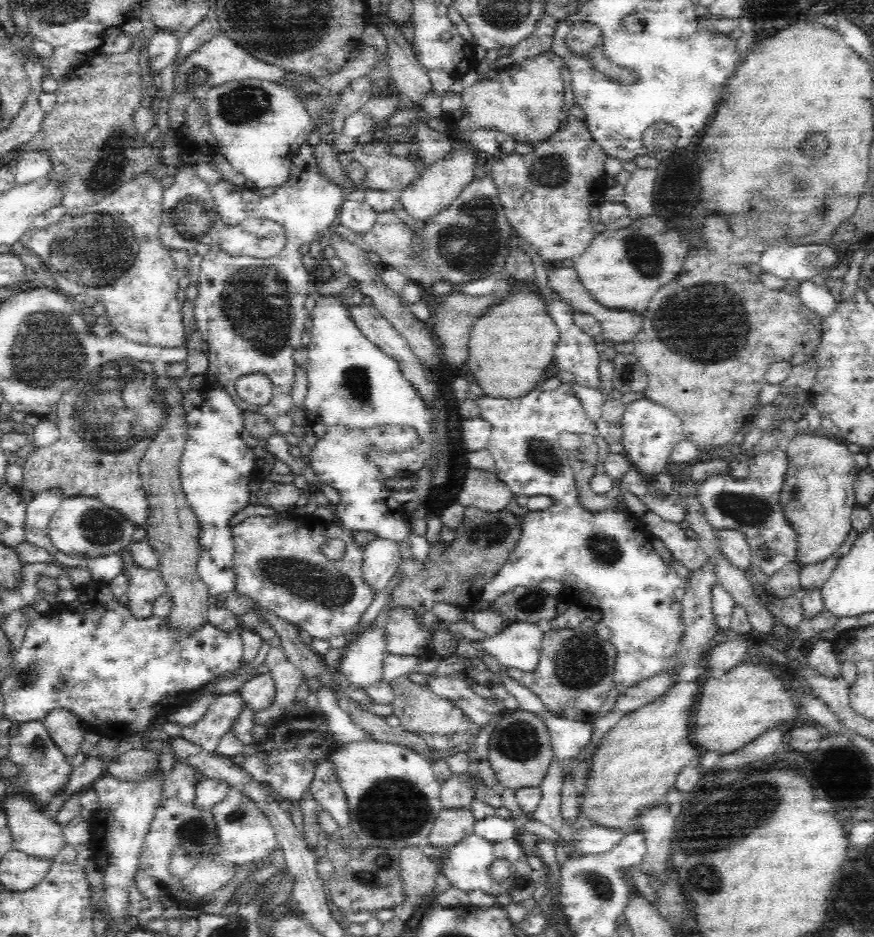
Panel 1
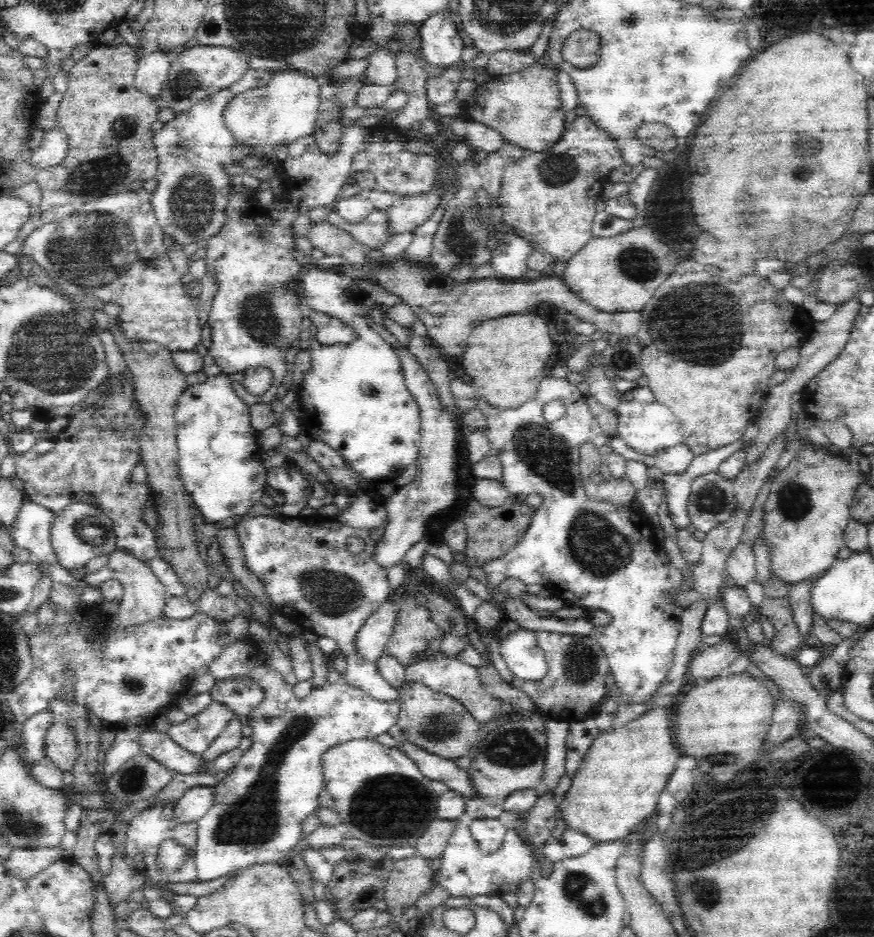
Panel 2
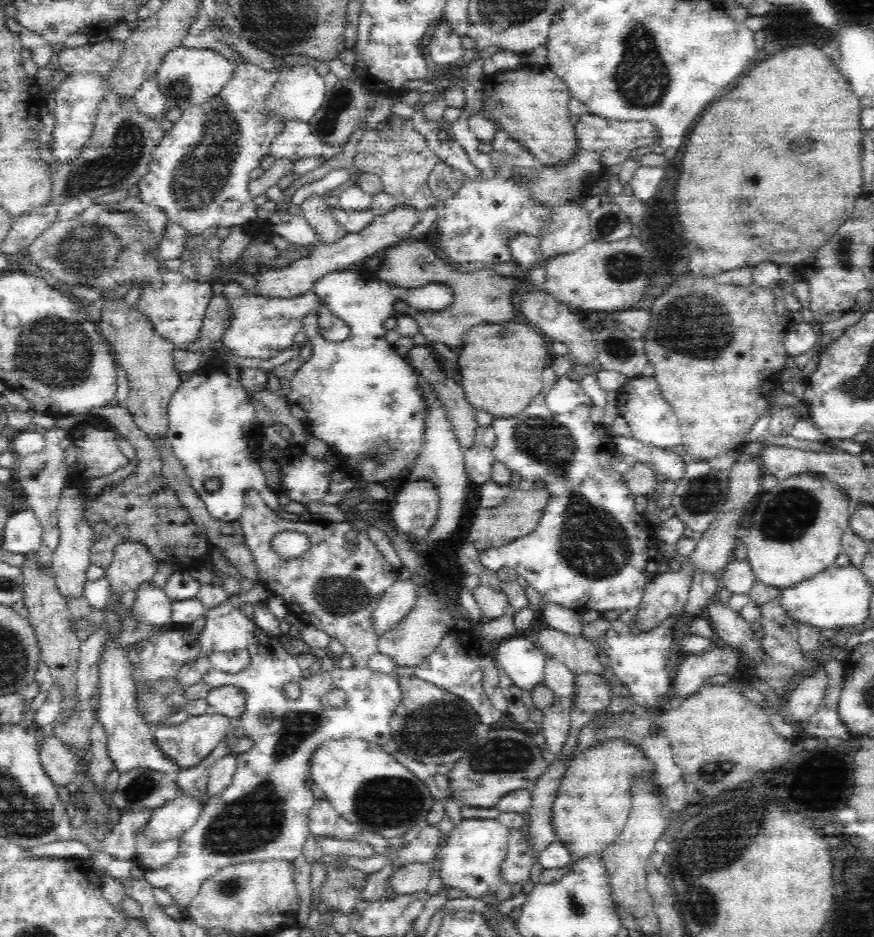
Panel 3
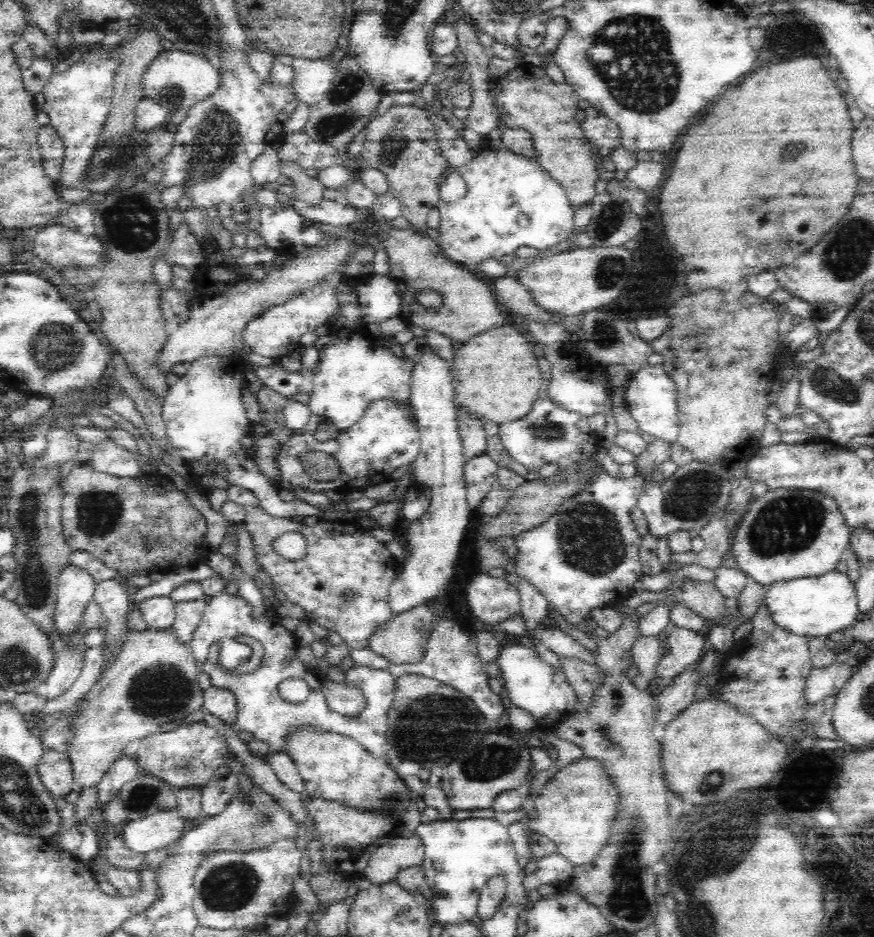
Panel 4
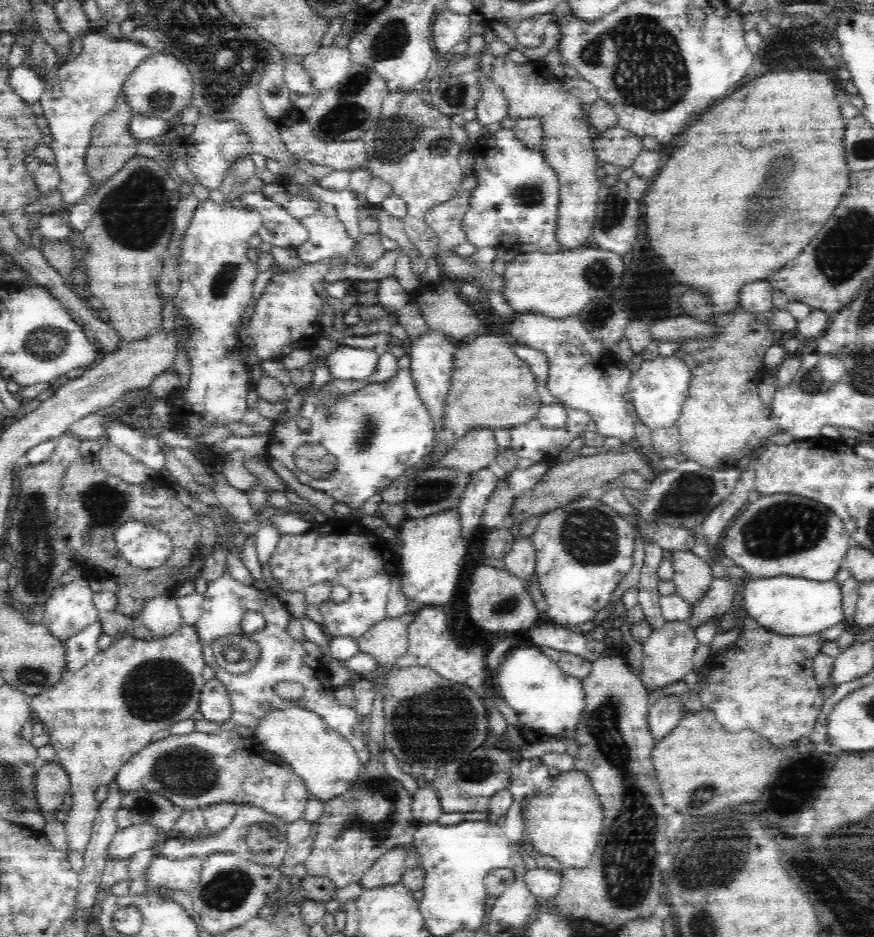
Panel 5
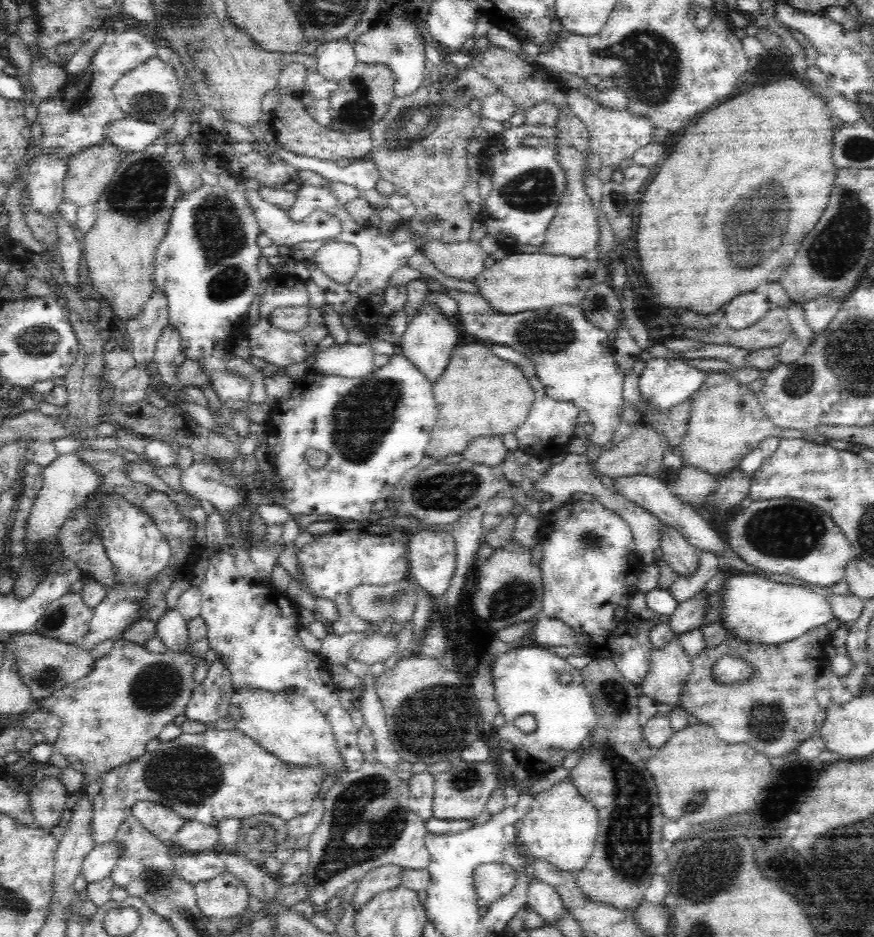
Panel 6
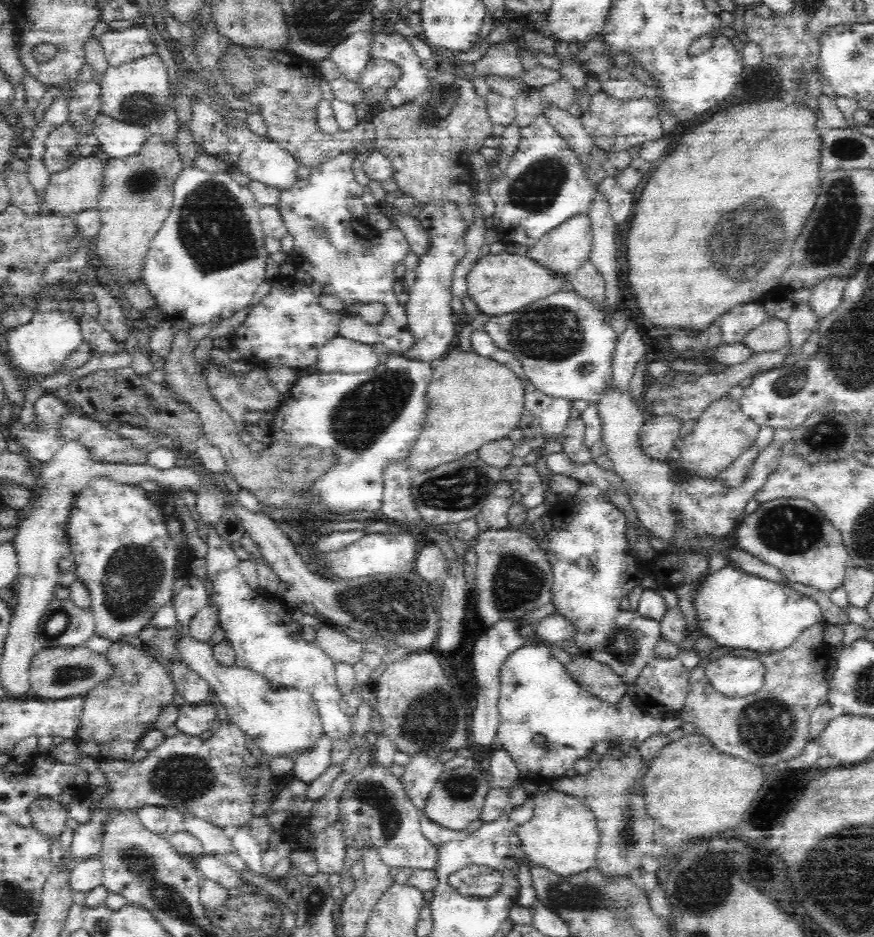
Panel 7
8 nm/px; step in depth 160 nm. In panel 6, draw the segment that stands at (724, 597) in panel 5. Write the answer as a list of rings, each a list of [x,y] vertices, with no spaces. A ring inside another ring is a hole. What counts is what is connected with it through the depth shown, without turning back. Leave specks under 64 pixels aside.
[[[702,590],[694,594],[692,598],[681,602],[668,624],[671,630],[676,634],[682,634],[682,632],[690,632],[706,625],[706,615],[711,607],[709,597],[710,594]]]

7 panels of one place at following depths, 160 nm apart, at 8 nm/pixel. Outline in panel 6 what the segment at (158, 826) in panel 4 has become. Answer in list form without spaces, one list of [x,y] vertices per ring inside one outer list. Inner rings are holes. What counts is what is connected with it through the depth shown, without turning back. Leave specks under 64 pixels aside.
[[[117,838],[97,844],[86,855],[81,864],[81,872],[84,874],[84,878],[90,883],[110,876],[122,851],[123,846],[117,841]]]

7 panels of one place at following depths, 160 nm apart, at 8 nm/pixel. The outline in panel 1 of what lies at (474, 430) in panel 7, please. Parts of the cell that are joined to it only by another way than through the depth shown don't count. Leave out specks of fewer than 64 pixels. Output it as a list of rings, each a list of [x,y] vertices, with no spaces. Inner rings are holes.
[[[511,280],[511,288],[506,293],[504,298],[498,300],[498,304],[490,304],[490,308],[484,308],[482,310],[482,316],[478,316],[472,324],[472,330],[469,332],[469,355],[467,358],[467,365],[470,368],[470,372],[476,376],[477,384],[482,387],[484,394],[487,394],[488,397],[492,398],[518,398],[518,396],[524,396],[528,394],[533,388],[536,388],[541,382],[542,378],[545,377],[544,372],[546,368],[550,366],[552,358],[554,356],[554,350],[558,344],[560,338],[559,328],[556,326],[552,317],[548,314],[547,304],[542,295],[540,295],[539,290],[532,284],[524,284],[523,282],[516,282]]]

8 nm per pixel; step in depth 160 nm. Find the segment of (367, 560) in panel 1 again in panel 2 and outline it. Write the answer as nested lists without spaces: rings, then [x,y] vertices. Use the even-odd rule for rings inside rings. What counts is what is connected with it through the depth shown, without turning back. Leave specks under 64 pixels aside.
[[[395,342],[390,344],[390,347],[394,349],[402,365],[406,388],[418,403],[421,431],[416,478],[412,483],[398,487],[394,494],[385,500],[388,526],[372,550],[374,561],[384,571],[401,563],[406,552],[412,548],[412,544],[416,544],[422,536],[431,536],[431,533],[436,530],[431,519],[435,514],[449,509],[458,500],[456,445],[459,429],[449,410],[440,402],[435,384],[428,378],[425,368],[409,351],[407,345]]]

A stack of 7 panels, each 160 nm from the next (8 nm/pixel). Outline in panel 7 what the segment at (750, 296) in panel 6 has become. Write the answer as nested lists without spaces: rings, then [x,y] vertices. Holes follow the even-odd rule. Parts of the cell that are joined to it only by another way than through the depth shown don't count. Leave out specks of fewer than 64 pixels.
[[[761,301],[739,304],[719,318],[723,342],[738,342],[742,336],[766,320],[767,314]]]

